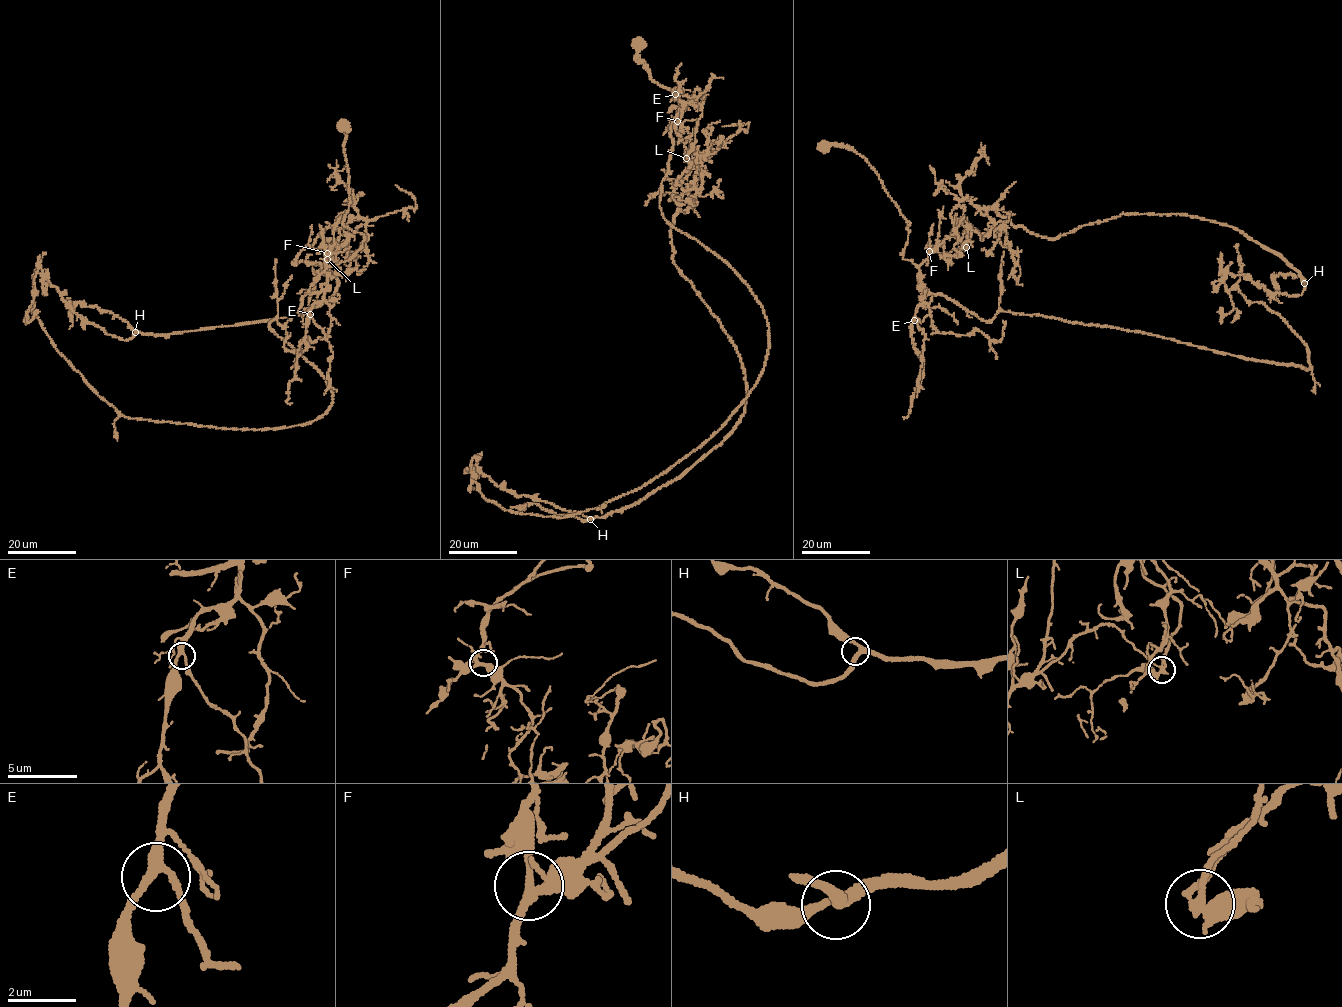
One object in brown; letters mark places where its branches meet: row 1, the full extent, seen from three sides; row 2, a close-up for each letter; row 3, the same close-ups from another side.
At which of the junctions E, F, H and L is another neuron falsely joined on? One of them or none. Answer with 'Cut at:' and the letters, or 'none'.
Cut at: L

